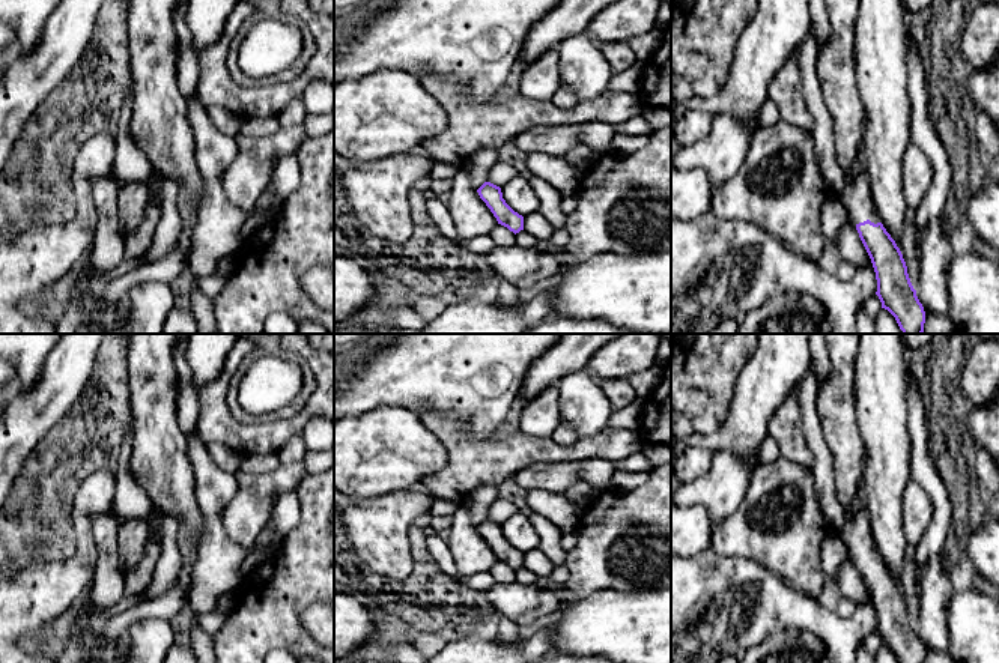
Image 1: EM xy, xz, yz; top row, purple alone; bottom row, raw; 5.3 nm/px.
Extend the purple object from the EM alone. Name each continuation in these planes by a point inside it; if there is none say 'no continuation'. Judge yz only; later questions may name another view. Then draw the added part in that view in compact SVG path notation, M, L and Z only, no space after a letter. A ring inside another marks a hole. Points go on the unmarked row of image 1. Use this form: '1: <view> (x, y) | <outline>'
1: yz (856, 534) | M849 507L846 508L846 523L841 531L841 538L855 565L867 556L874 561L879 559L867 510L852 513Z

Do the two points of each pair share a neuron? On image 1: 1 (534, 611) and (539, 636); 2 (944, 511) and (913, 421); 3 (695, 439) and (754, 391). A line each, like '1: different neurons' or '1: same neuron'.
1: different neurons
2: same neuron
3: same neuron

